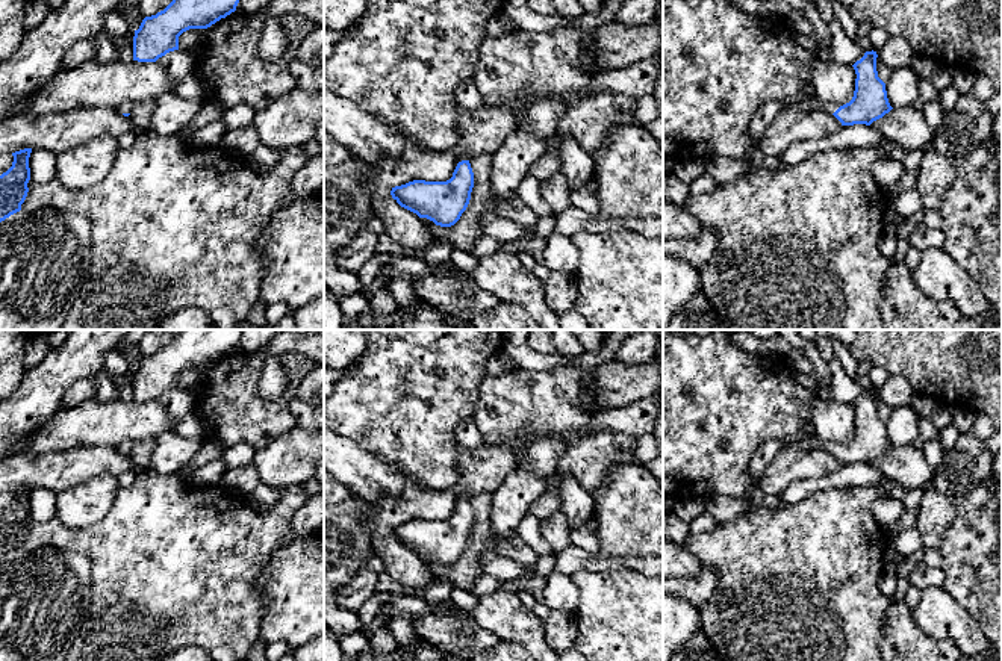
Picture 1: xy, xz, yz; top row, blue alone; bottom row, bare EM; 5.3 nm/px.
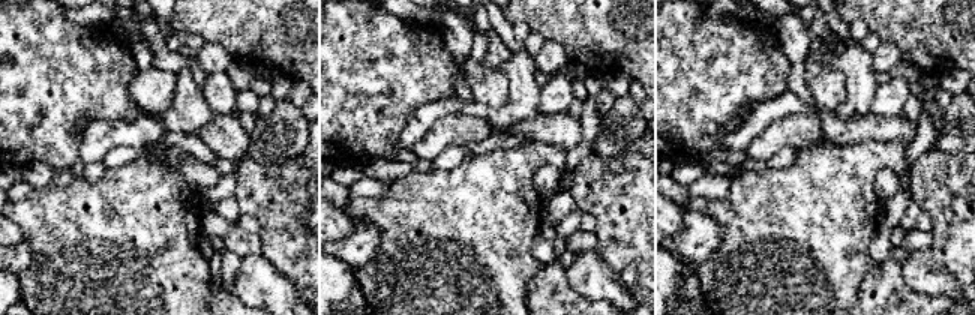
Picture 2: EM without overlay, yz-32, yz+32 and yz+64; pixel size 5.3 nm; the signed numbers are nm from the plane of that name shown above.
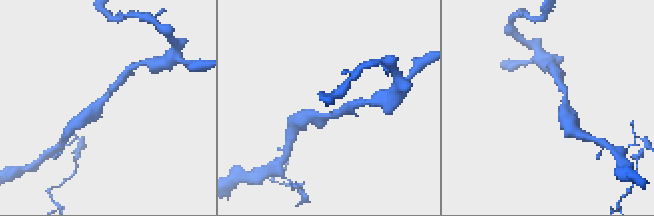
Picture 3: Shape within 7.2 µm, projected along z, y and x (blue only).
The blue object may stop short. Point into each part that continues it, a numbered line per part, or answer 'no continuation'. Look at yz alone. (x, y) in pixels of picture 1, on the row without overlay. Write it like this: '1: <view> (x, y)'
1: yz (818, 443)

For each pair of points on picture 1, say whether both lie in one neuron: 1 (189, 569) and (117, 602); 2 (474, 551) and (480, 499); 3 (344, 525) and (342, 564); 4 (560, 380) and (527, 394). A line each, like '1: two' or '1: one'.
1: one
2: one
3: one
4: one

